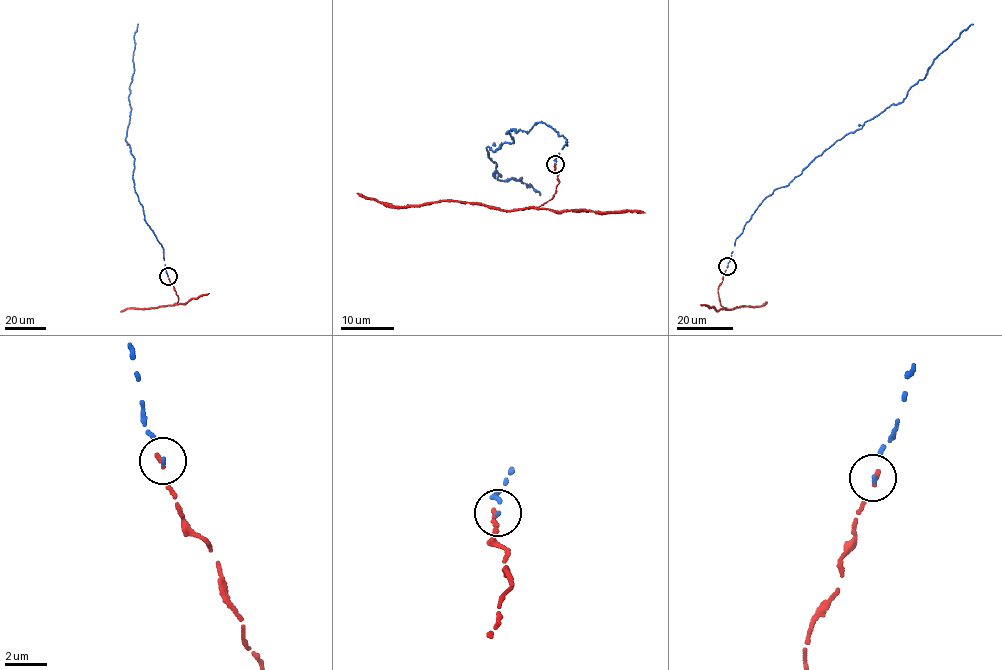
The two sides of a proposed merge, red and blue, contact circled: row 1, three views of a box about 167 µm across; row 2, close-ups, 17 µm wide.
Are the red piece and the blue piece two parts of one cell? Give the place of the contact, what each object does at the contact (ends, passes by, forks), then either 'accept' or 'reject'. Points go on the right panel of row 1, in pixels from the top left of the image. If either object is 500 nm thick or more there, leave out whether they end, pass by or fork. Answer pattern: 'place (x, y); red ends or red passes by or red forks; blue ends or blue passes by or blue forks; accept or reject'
place (727, 266); red ends; blue ends; accept

